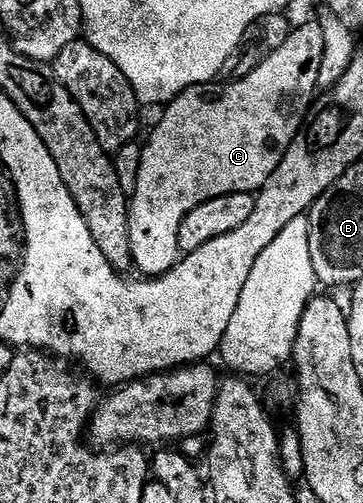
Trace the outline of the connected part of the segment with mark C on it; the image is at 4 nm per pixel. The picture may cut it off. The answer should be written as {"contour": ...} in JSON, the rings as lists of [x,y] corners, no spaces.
{"contour":[[[309,20],[309,23],[306,26],[301,26],[298,28],[290,29],[289,35],[287,36],[287,41],[283,44],[283,48],[279,48],[279,52],[275,52],[271,56],[267,56],[267,60],[263,60],[263,64],[259,64],[259,68],[255,68],[255,72],[251,72],[249,77],[244,80],[233,80],[228,84],[230,86],[217,86],[217,85],[203,85],[203,86],[193,86],[189,90],[184,90],[179,97],[173,99],[172,102],[168,103],[164,107],[165,115],[161,118],[161,123],[158,124],[157,127],[153,130],[153,135],[149,138],[149,146],[148,144],[144,147],[142,152],[142,162],[141,167],[137,172],[137,186],[134,188],[131,193],[131,201],[129,204],[129,227],[131,228],[131,256],[133,257],[133,265],[139,271],[142,270],[142,275],[148,276],[150,279],[159,278],[169,273],[170,270],[173,269],[174,266],[177,265],[179,259],[182,257],[181,249],[179,248],[179,228],[183,224],[183,220],[186,216],[190,214],[195,208],[199,208],[199,204],[203,204],[204,202],[210,202],[213,198],[218,198],[219,196],[227,196],[228,194],[253,194],[254,192],[260,191],[265,185],[269,183],[269,177],[273,175],[274,172],[279,168],[279,164],[283,160],[283,156],[287,152],[287,148],[291,148],[291,144],[295,140],[295,136],[299,133],[300,130],[303,129],[307,119],[310,117],[311,111],[315,106],[315,99],[318,97],[317,90],[319,91],[319,87],[321,86],[321,81],[319,80],[319,70],[321,65],[323,64],[323,30],[321,25],[319,25],[316,20]]]}

